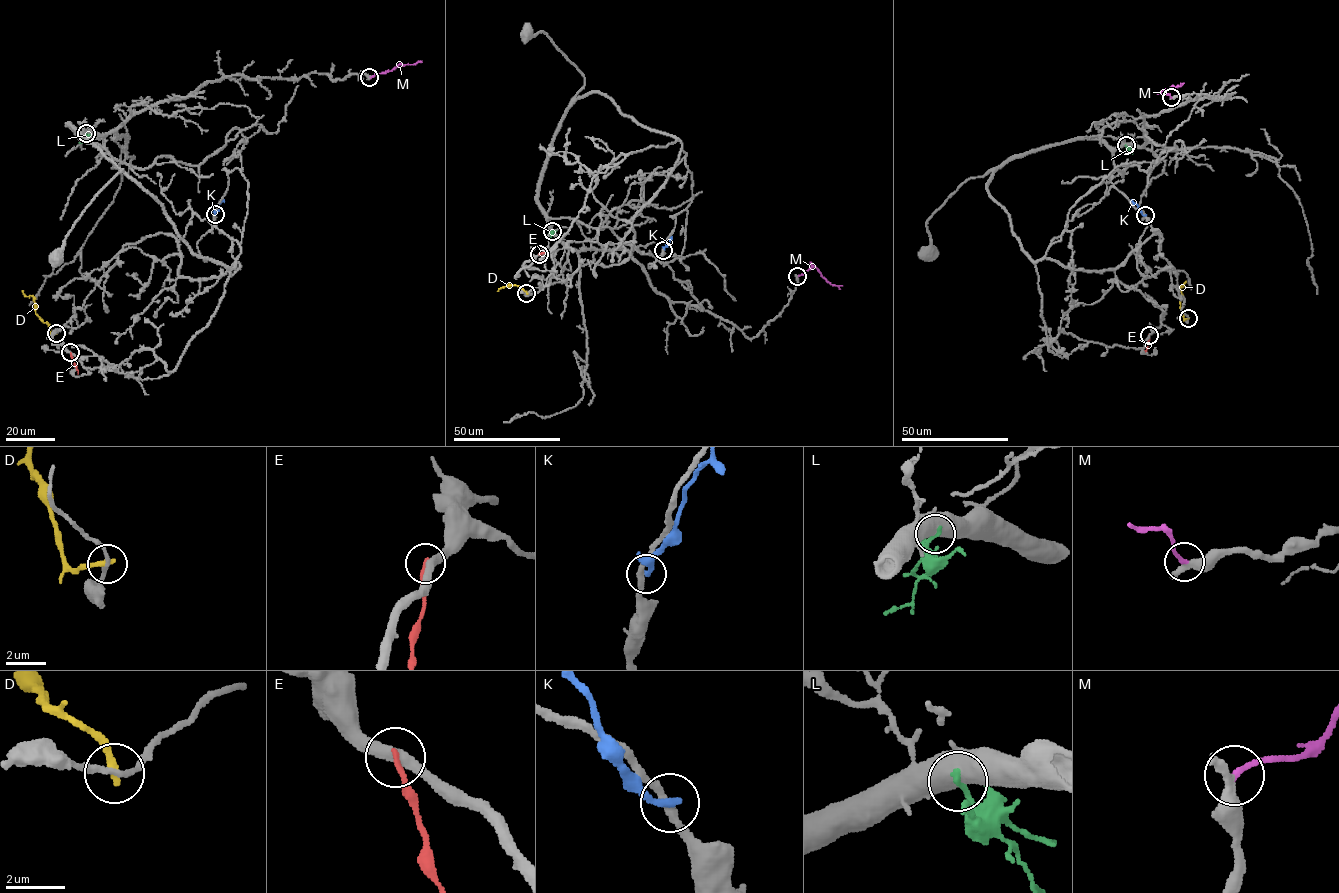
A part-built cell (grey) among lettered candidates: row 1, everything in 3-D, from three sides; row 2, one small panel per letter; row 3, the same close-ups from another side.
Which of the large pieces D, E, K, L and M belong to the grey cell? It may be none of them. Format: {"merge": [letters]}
{"merge": ["M"]}

